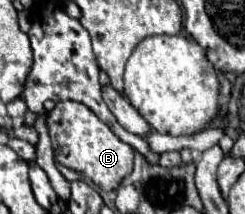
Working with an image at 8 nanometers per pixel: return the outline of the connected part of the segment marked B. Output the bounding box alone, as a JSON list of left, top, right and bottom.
[46,100,134,192]

